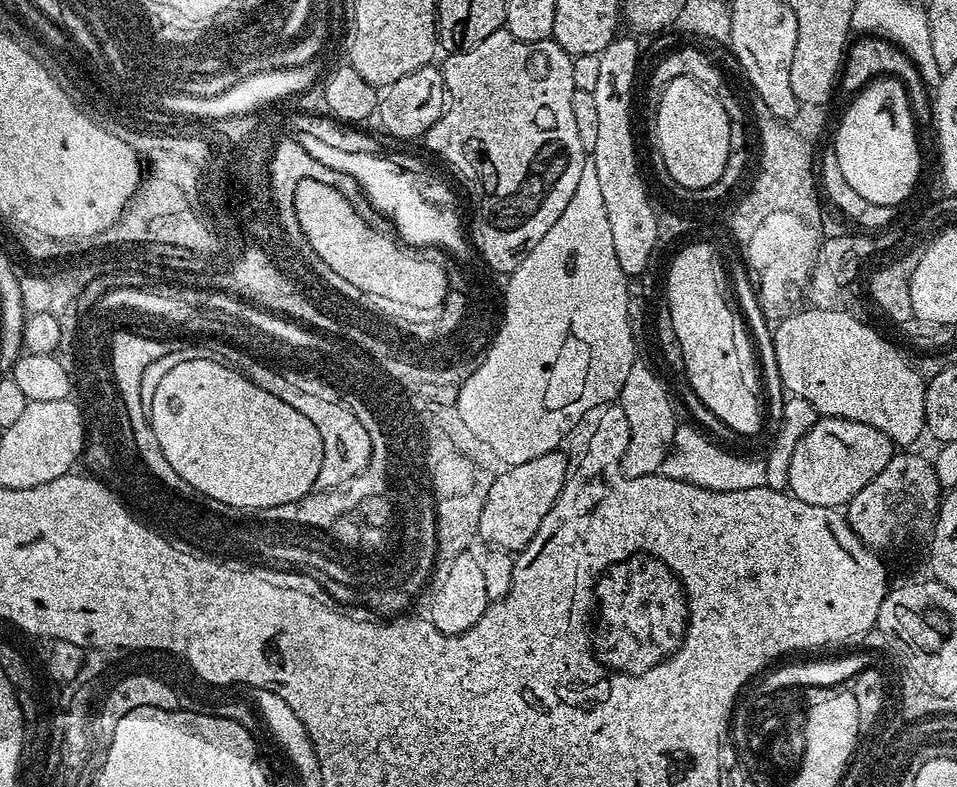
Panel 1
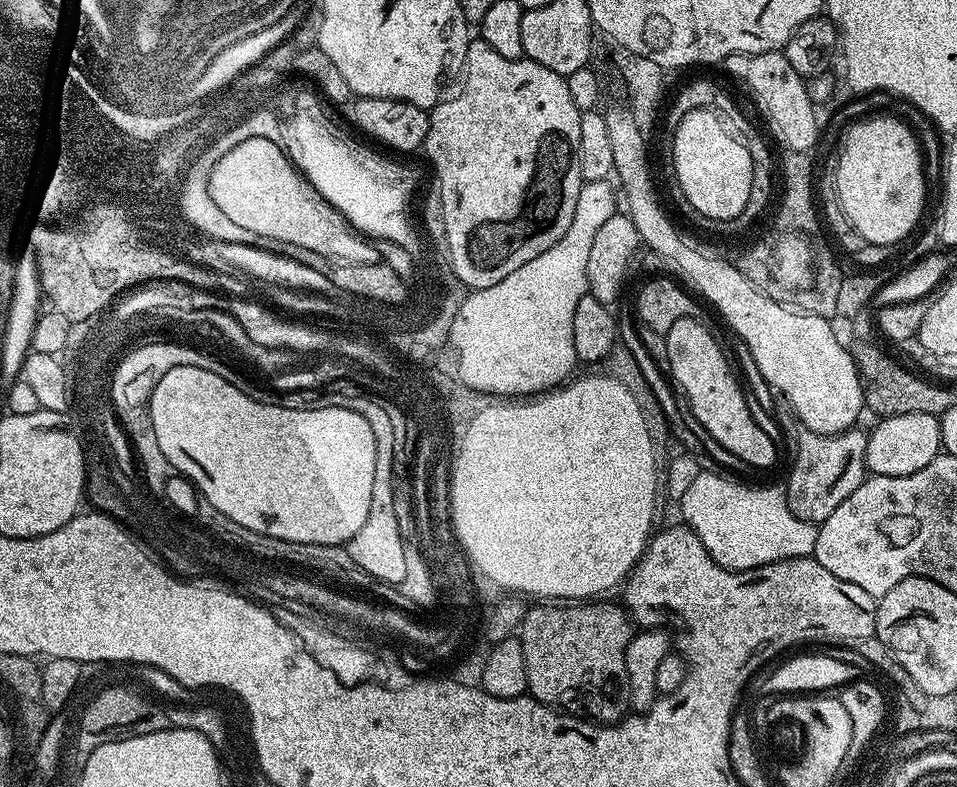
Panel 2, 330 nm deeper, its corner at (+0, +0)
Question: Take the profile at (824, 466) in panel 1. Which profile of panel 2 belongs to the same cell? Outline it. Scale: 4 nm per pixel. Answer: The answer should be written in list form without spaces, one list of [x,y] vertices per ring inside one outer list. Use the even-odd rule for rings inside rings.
[[[898,414],[885,416],[875,421],[877,424],[868,432],[864,467],[873,476],[905,476],[922,470],[940,455],[940,422],[930,414]]]

